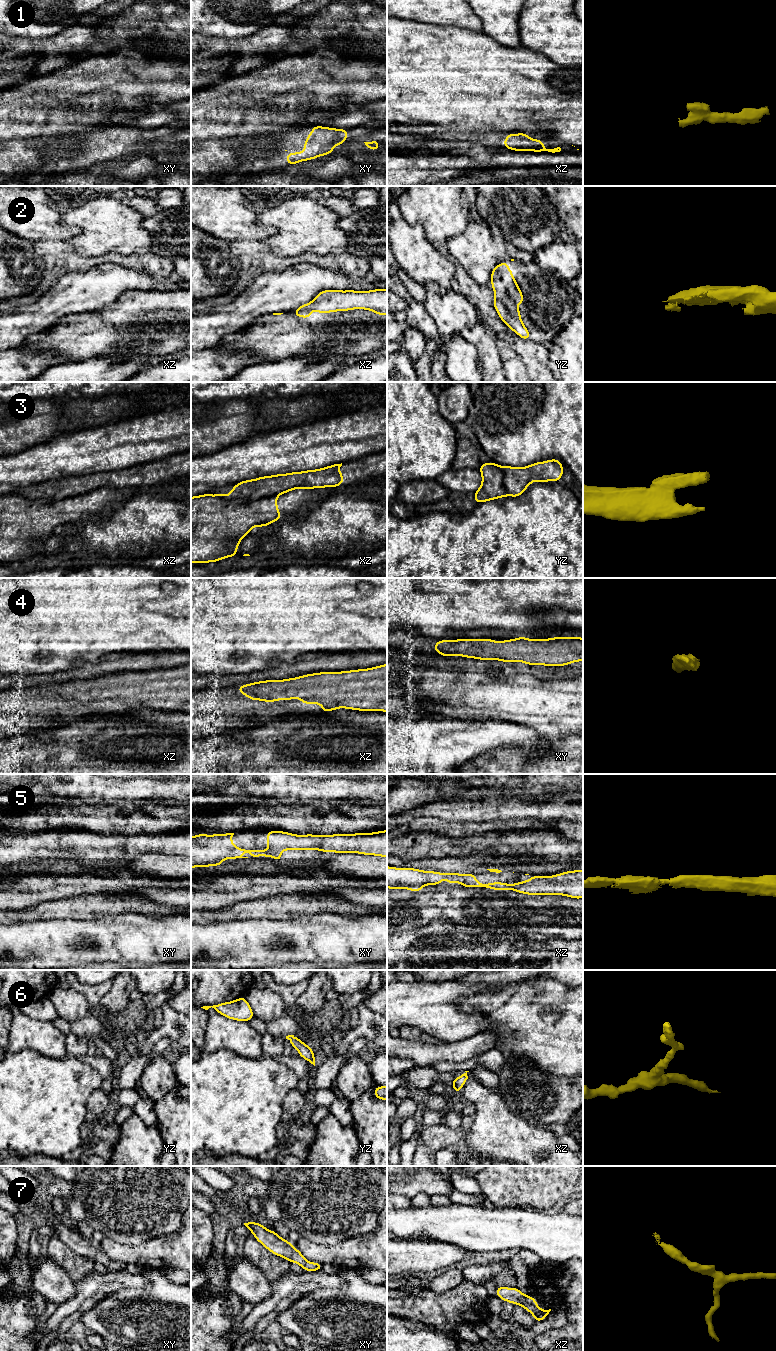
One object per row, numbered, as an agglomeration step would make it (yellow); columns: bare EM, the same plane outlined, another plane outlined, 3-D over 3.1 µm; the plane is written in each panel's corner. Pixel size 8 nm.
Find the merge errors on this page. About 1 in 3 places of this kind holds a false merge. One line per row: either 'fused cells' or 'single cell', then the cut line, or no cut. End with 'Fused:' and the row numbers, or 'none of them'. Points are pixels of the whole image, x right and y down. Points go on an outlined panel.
1: single cell; cut none
2: single cell; cut none
3: fused cells; cut xz (230, 494), (246, 499), (276, 497)
4: single cell; cut none
5: single cell; cut none
6: single cell; cut none
7: single cell; cut none
Fused: 3

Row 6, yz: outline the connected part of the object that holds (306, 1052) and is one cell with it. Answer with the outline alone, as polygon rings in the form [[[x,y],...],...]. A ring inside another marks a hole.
[[[288,1035],[286,1036],[286,1039],[291,1042],[293,1048],[298,1050],[300,1057],[306,1059],[315,1066],[315,1055],[312,1048],[307,1046],[294,1035]]]

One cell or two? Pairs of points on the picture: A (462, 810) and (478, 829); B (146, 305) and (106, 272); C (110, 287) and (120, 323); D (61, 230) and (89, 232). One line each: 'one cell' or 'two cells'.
A: two cells
B: two cells
C: two cells
D: two cells

